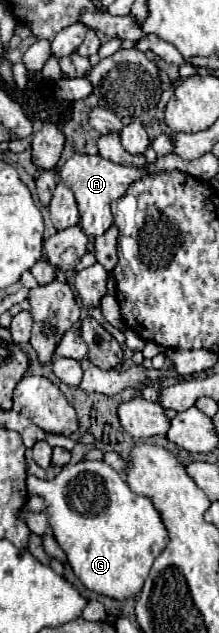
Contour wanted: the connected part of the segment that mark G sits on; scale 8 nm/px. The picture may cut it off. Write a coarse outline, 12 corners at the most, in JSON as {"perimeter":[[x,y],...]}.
{"perimeter":[[105,461],[39,481],[87,589],[135,597],[167,529]]}

